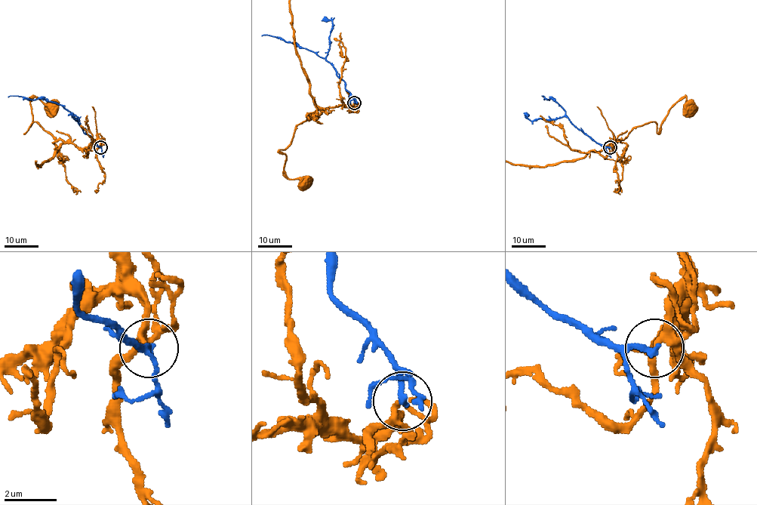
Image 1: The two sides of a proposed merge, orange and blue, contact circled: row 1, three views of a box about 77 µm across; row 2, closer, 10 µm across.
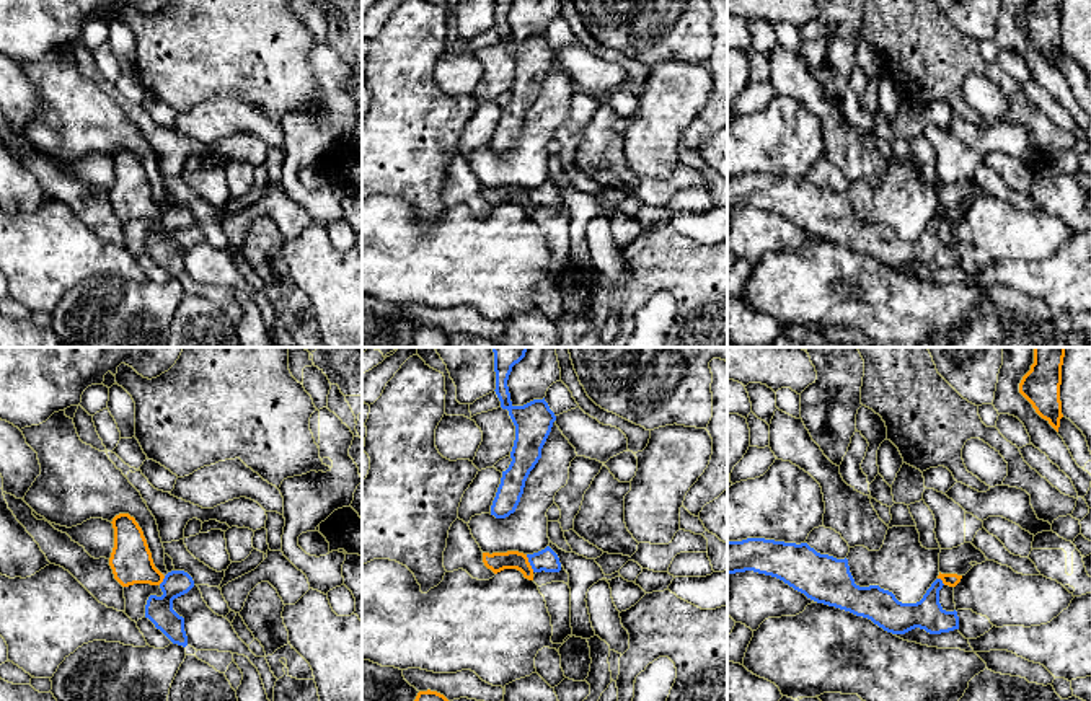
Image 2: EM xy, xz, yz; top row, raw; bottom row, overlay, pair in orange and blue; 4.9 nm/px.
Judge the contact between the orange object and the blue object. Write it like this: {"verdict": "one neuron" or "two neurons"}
{"verdict": "two neurons"}

